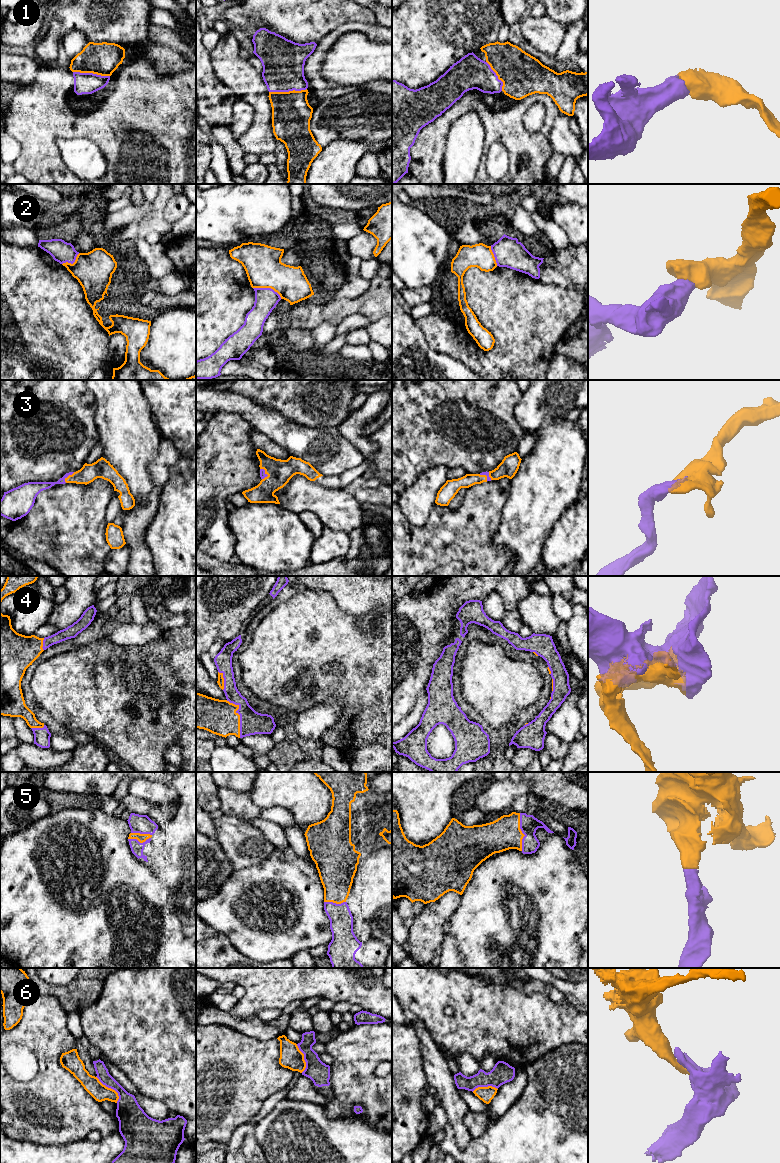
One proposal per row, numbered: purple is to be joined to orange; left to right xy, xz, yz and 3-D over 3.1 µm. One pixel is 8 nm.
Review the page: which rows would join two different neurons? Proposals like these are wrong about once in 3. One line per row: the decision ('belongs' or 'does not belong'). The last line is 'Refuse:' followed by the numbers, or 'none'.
1: belongs
2: does not belong
3: belongs
4: belongs
5: belongs
6: does not belong
Refuse: 2, 6

